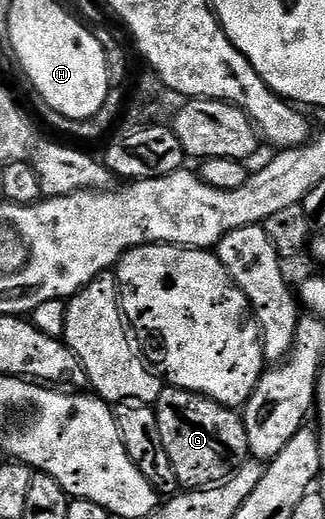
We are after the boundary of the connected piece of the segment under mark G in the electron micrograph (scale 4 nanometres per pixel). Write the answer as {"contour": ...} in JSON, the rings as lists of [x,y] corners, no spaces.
{"contour":[[[174,386],[164,387],[153,407],[165,454],[169,454],[173,474],[177,474],[184,489],[214,488],[247,463],[249,453],[245,426],[242,415],[236,409]]]}

